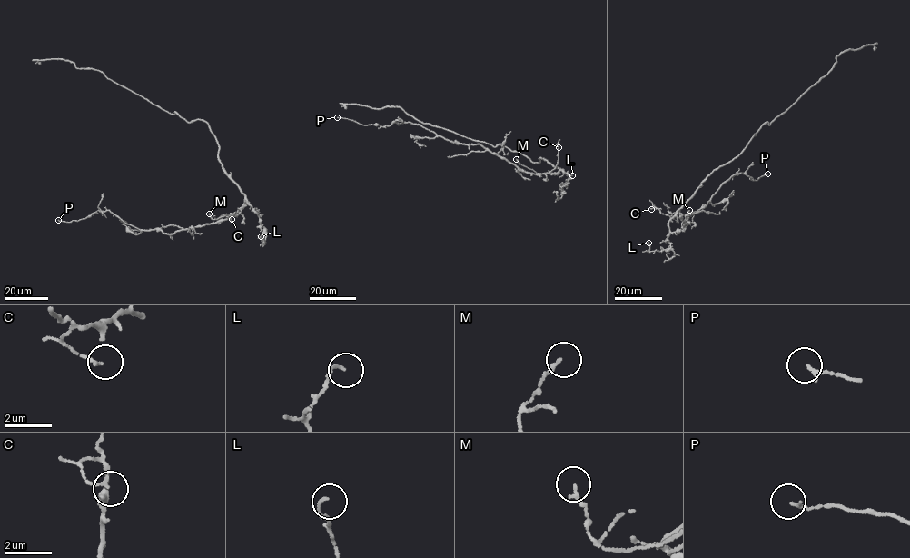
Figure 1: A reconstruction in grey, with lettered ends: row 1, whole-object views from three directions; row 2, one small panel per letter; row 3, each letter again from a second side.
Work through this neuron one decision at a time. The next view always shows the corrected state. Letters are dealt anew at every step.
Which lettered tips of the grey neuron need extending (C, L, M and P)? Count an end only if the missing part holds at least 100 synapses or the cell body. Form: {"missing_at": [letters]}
{"missing_at": []}

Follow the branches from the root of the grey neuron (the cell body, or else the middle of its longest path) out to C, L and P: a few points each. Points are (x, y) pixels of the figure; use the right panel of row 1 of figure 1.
C: (703, 180), (679, 209), (681, 217), (660, 213), (652, 205), (651, 209)
L: (703, 180), (668, 220), (667, 240), (670, 247), (651, 251), (648, 243)
P: (703, 180), (679, 209), (686, 224), (688, 212), (706, 204), (735, 174), (742, 173), (756, 180), (767, 174)

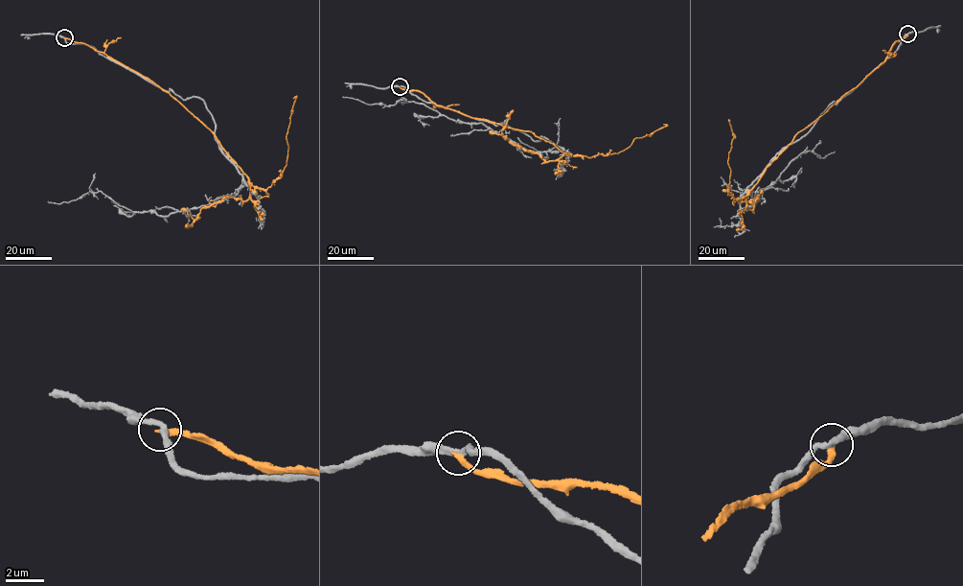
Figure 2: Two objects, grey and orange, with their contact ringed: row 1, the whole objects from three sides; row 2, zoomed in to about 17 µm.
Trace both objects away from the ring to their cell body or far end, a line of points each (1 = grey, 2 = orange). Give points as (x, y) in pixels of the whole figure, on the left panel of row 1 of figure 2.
1: (64, 38), (182, 99), (202, 99), (242, 186), (222, 200), (168, 216), (132, 211), (99, 191), (48, 201)
2: (64, 38), (107, 55), (170, 93), (214, 133), (252, 184), (265, 190), (286, 165), (286, 134), (296, 96)

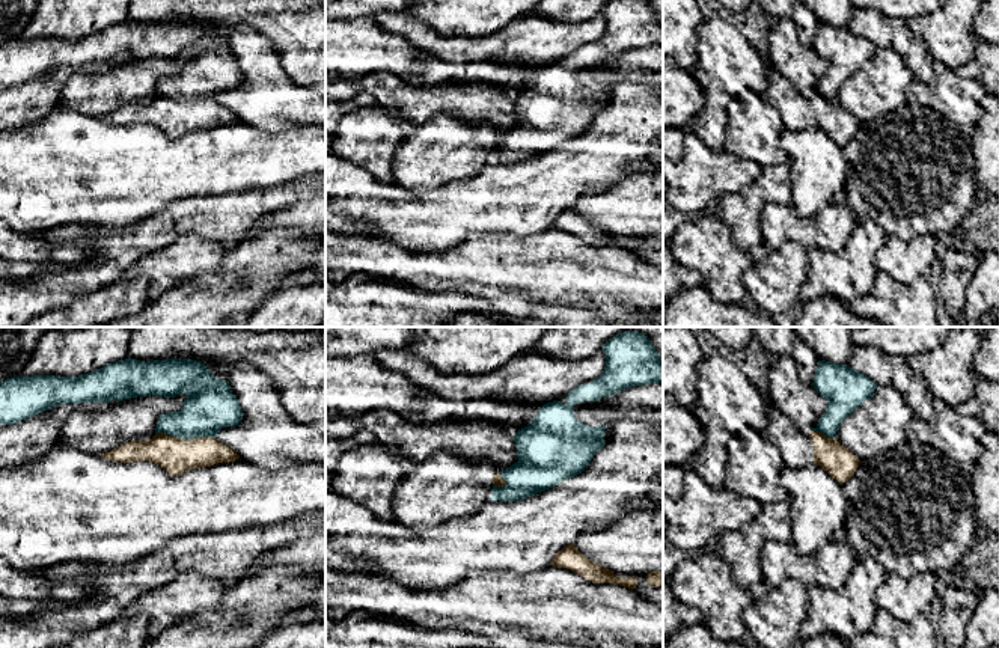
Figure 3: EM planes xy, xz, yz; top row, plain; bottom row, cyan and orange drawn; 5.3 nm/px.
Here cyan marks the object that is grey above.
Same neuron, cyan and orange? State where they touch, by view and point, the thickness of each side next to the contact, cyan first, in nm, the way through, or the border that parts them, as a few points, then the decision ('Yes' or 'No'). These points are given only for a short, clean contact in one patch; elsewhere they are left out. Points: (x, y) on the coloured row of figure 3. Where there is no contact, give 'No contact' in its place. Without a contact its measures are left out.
Touches cyan at xy (186, 439). Thickness 260 nm (cyan) against 190 nm. Boundary: xy (155, 433), (168, 433), (184, 439), (216, 439). No

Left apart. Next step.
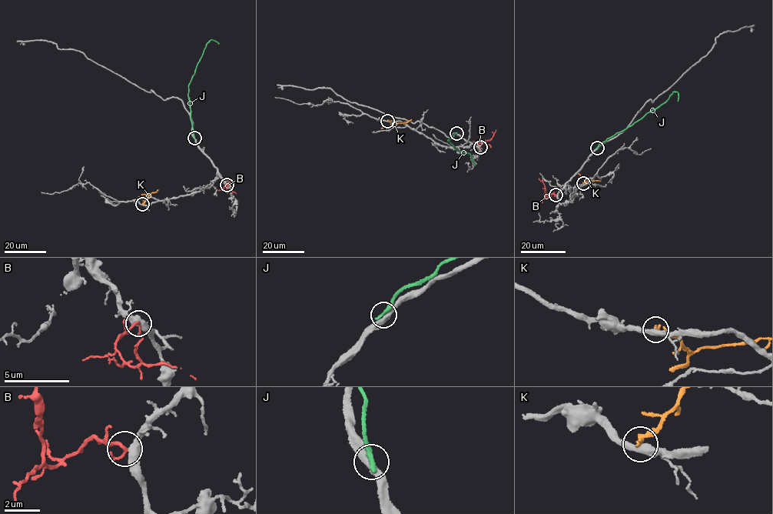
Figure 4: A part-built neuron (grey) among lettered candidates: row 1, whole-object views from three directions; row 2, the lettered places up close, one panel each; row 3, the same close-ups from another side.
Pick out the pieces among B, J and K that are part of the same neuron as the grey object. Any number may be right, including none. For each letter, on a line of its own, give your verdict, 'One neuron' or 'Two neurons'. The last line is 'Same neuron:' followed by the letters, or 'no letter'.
B: One neuron
J: Two neurons
K: Two neurons
Same neuron: B

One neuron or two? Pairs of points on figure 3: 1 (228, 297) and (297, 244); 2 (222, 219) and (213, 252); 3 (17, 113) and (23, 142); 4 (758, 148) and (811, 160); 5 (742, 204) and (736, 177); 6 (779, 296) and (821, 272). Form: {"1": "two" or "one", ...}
{"1": "one", "2": "two", "3": "two", "4": "two", "5": "two", "6": "two"}

